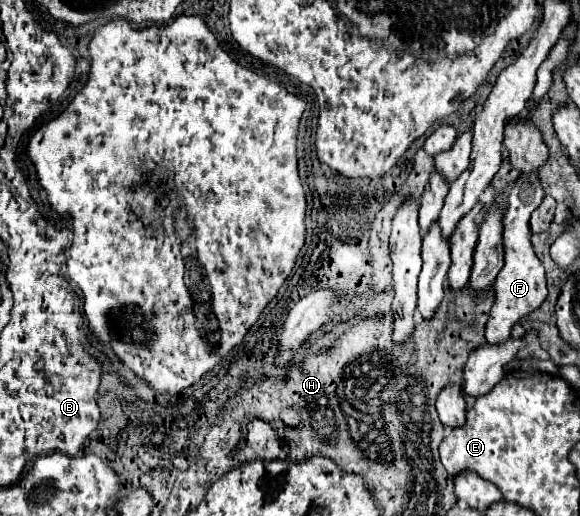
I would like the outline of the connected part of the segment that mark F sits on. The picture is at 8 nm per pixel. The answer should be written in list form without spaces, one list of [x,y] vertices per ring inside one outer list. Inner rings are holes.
[[[536,173],[520,175],[508,195],[508,207],[506,207],[506,215],[504,215],[504,253],[506,253],[504,261],[506,263],[494,283],[496,301],[490,311],[490,319],[486,323],[486,341],[492,345],[500,345],[506,339],[510,339],[512,327],[516,323],[520,323],[520,319],[526,313],[540,307],[548,295],[544,267],[538,261],[538,257],[534,255],[532,245],[530,245],[532,231],[530,231],[530,223],[528,223],[532,211],[542,203],[542,199],[544,199],[544,189],[542,189],[542,183]]]

